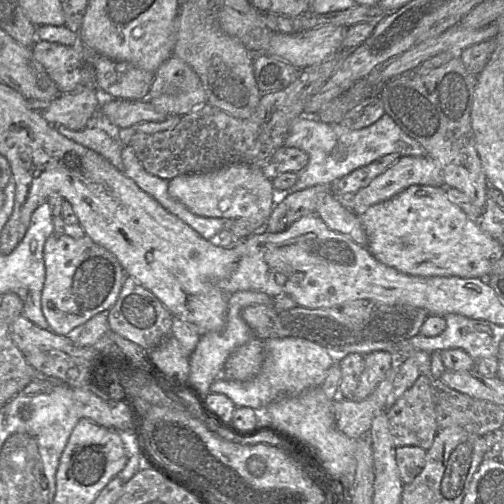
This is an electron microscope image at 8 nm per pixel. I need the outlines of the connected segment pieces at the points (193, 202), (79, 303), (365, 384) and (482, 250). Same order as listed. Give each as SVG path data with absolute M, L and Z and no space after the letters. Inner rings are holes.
M233 164L213 172L177 176L169 180L168 193L198 216L233 220L248 218L261 223L263 228L279 198L262 167L249 164Z
M54 232L45 241L43 253L45 281L41 295L41 308L52 332L66 335L96 314L110 310L116 303L127 274L118 259L110 251L96 244L89 236L84 235L80 239L74 239Z
M376 351L364 356L364 369L352 401L358 402L367 398L385 379L392 368L393 355L385 351Z
M412 185L400 192L393 198L369 207L363 214L359 215L362 225L368 237L367 249L383 264L393 267L399 272L423 277L459 277L459 278L480 278L490 277L492 266L502 257L503 249L500 243L483 232L478 224L471 220L457 205L453 204L447 196L446 186L433 187L428 185Z

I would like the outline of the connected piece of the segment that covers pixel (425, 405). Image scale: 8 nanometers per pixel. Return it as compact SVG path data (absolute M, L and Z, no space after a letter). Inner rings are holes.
M420 375L414 385L387 410L390 432L395 446L414 446L425 450L431 448L438 433L436 411L433 401L431 376Z

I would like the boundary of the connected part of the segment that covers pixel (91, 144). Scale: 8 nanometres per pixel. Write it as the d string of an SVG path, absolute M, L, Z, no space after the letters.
M94 115L81 130L70 130L61 125L55 125L54 129L67 139L95 151L123 172L122 150L125 145L120 138L120 128L106 117Z

